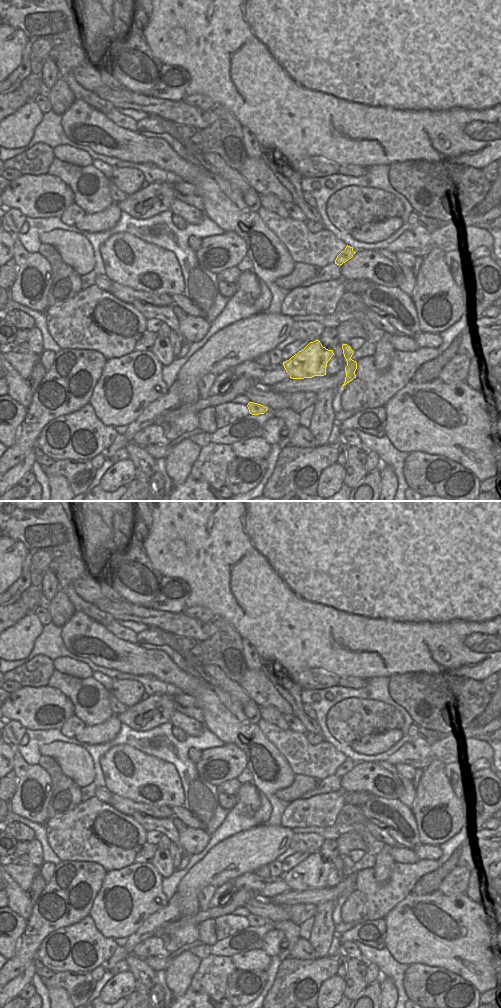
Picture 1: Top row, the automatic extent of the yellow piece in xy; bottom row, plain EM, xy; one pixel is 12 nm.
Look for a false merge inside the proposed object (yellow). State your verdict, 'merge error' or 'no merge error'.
no merge error

